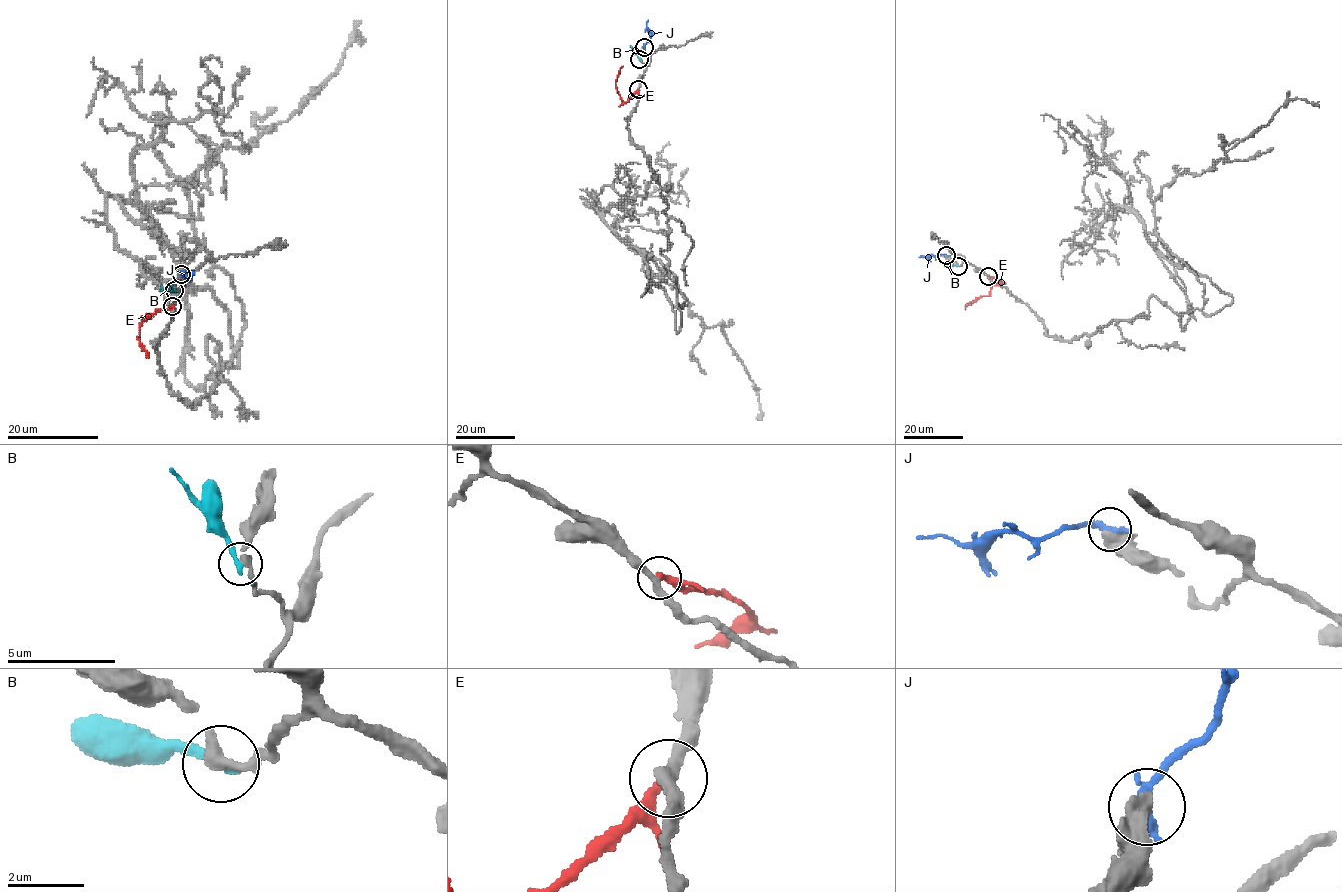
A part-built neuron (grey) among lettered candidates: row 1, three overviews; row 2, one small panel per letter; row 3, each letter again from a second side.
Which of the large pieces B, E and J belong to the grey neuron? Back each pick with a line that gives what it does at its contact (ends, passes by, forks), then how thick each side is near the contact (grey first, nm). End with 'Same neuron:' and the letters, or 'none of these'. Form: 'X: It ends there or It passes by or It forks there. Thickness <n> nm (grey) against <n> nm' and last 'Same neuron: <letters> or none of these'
Same neuron: none of these

